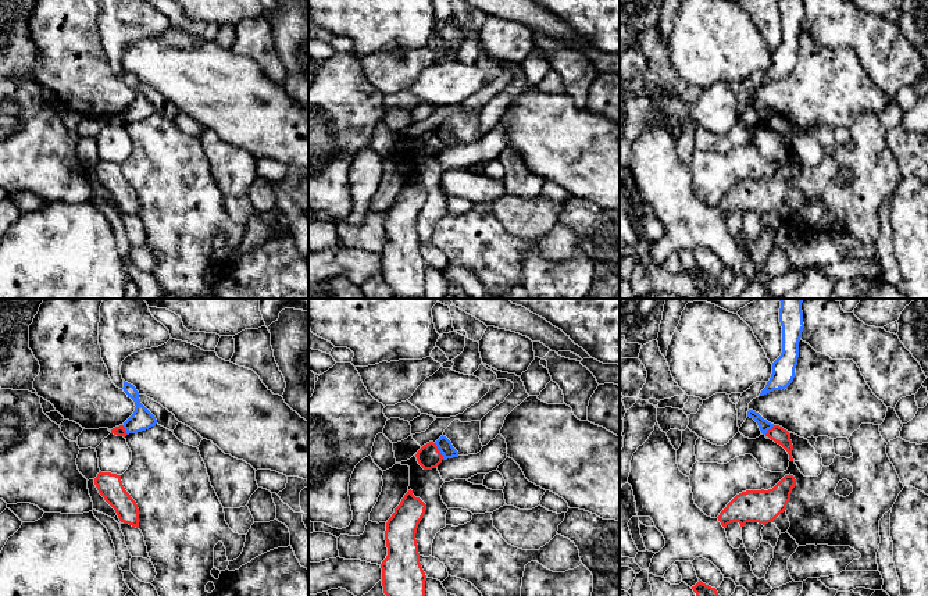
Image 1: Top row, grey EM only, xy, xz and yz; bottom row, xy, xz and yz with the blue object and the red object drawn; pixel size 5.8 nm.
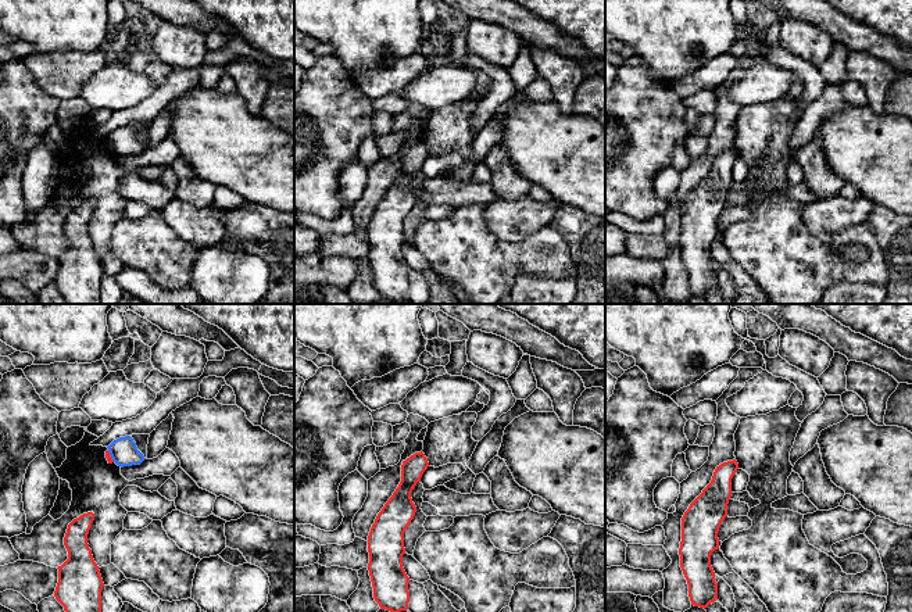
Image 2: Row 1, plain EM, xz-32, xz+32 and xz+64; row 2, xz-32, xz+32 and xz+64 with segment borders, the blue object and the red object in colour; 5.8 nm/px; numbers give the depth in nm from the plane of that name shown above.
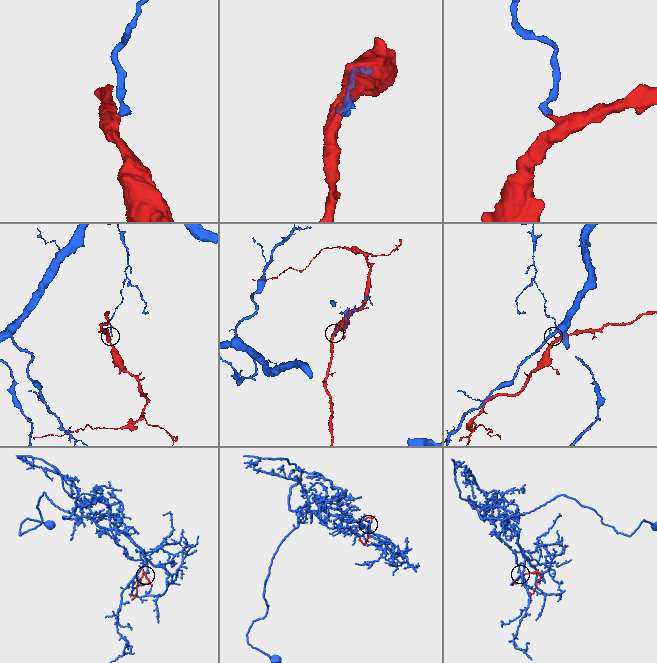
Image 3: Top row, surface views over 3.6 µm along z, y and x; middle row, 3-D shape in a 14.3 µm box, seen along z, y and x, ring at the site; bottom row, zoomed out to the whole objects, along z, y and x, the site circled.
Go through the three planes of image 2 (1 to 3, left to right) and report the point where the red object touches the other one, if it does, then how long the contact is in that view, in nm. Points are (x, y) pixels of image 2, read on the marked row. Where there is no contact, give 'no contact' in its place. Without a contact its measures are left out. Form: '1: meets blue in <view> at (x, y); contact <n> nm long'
1: meets blue in xz-32 at (110, 454); contact 80 nm long
2: no contact
3: no contact

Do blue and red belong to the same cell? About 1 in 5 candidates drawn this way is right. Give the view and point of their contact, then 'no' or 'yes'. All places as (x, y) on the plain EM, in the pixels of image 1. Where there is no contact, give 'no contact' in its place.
contact xz (439, 139); no

